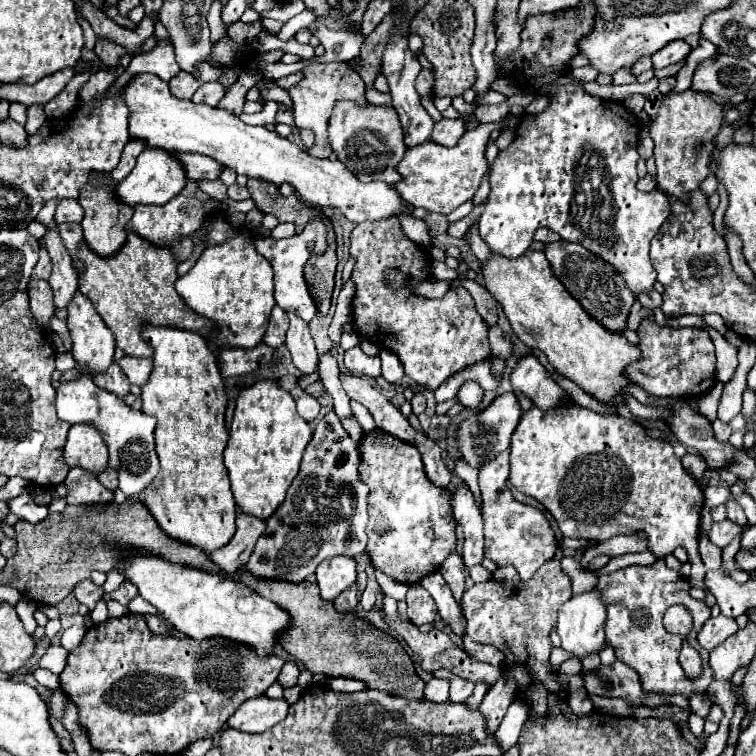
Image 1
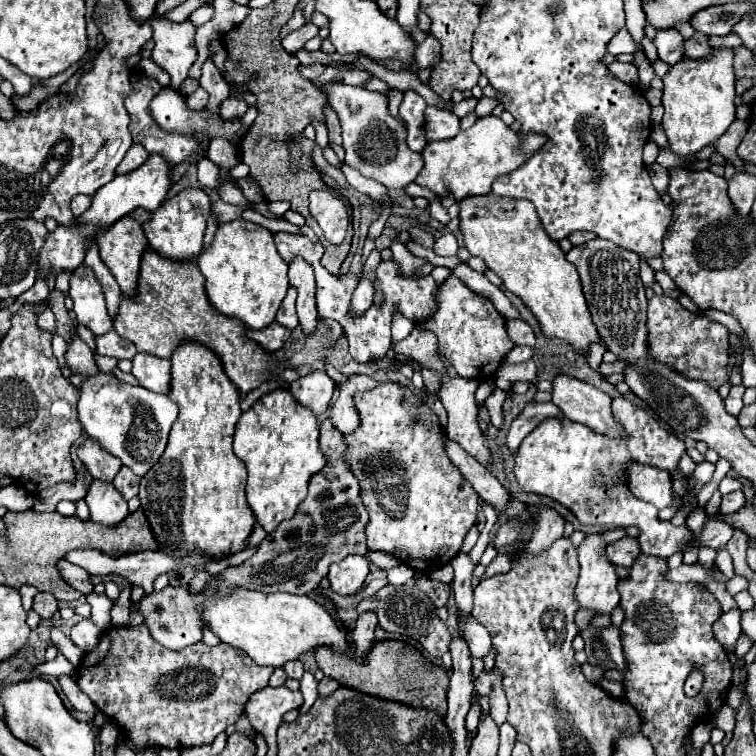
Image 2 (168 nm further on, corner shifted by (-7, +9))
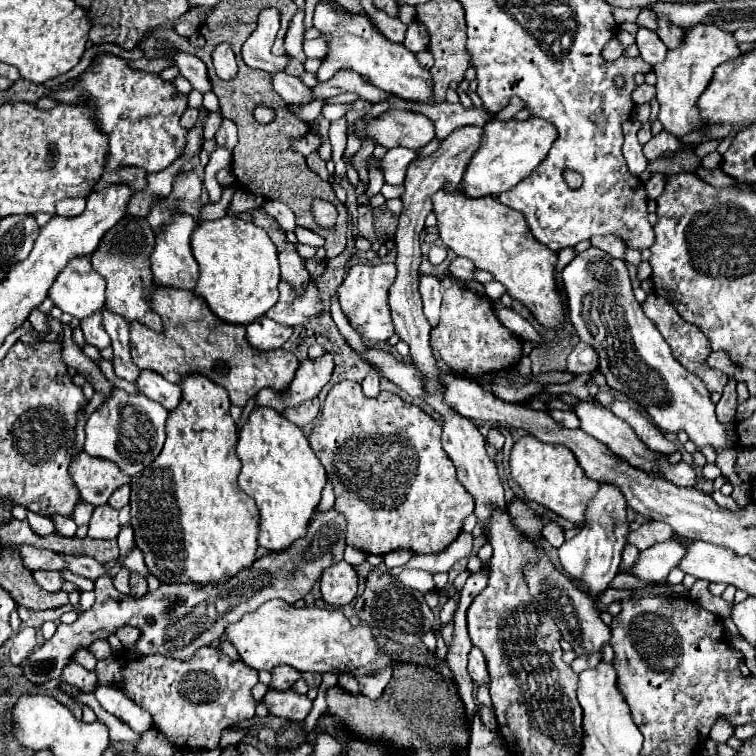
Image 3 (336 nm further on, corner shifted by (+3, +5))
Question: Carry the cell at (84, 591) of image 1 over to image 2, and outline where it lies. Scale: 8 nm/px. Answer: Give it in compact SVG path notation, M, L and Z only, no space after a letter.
M67 560L57 562L57 568L59 568L59 574L63 576L63 580L65 580L69 586L73 586L75 590L79 590L81 594L93 592L93 584L89 582L89 574L83 572L83 568L73 566L73 564L67 562Z

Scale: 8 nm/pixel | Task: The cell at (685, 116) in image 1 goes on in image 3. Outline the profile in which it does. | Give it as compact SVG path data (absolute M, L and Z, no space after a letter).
M697 24L687 32L685 42L677 50L671 50L663 62L653 66L653 72L657 74L657 102L659 102L657 118L663 124L665 132L673 134L675 138L683 138L685 134L691 134L705 126L701 118L701 110L697 108L697 100L711 82L713 70L723 62L737 58L737 54L741 52L731 32Z

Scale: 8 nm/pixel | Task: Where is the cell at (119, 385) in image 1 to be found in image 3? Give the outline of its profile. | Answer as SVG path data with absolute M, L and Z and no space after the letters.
M101 310L95 312L93 316L81 320L81 330L85 334L87 344L95 346L97 350L105 350L105 348L111 346L111 340L109 340L109 336L103 330L103 324L101 324Z

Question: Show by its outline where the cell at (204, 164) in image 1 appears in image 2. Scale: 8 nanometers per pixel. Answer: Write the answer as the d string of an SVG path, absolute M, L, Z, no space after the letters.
M133 72L133 74L131 74L131 86L133 86L133 92L131 92L131 94L127 96L127 100L125 100L125 108L127 108L129 118L131 118L129 132L131 132L131 136L133 136L133 142L135 142L135 144L141 144L149 154L159 154L159 156L163 156L171 166L173 166L173 164L181 164L183 160L189 160L189 158L195 154L197 140L195 140L193 136L187 136L187 134L163 132L163 130L157 126L157 122L153 120L153 116L151 116L149 104L151 104L151 100L159 94L161 84L159 84L155 78L145 76L143 72Z

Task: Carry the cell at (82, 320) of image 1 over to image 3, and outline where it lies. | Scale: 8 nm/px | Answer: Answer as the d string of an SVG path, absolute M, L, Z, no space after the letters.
M87 256L75 258L61 270L49 296L63 312L83 320L105 304L105 280L91 268Z

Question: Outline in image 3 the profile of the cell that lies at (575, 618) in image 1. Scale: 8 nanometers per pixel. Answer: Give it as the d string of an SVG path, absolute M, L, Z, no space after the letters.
M601 484L601 490L589 502L585 526L573 540L563 542L563 546L559 548L559 560L563 570L571 580L585 584L585 594L591 598L599 598L619 572L621 550L627 544L625 536L629 532L625 508L627 504L621 496L621 490L611 484Z

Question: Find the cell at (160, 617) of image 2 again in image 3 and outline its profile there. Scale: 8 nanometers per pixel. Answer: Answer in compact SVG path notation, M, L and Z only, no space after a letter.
M317 508L315 514L313 514L313 520L309 520L307 534L301 540L297 540L295 544L291 544L289 548L285 548L281 552L269 552L267 556L257 558L255 564L251 564L251 568L245 568L245 572L239 572L237 576L233 576L233 578L229 578L227 582L221 582L221 584L161 584L155 592L149 592L141 598L133 598L133 596L117 592L113 582L109 580L109 576L101 576L95 582L95 594L97 594L95 604L89 610L81 612L79 618L73 624L59 624L53 638L47 640L41 648L37 648L27 658L27 662L23 664L23 674L35 684L45 684L49 680L59 680L61 670L65 668L67 660L71 658L71 654L77 648L89 646L95 640L107 640L121 626L135 626L137 630L141 630L141 636L139 636L137 644L131 650L133 656L135 654L163 654L163 656L187 660L195 654L197 648L209 646L211 642L219 640L223 636L225 626L229 626L231 622L237 622L245 612L255 610L263 602L273 600L273 598L281 598L287 604L295 604L297 600L305 598L309 594L311 586L319 580L321 572L327 566L337 564L339 560L343 560L345 528L347 528L347 524L345 524L345 516L341 516L341 512L337 512L335 508L331 508L327 512L321 512Z

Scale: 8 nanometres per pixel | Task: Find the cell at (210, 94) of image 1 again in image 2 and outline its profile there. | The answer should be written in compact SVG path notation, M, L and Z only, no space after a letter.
M197 88L191 96L187 96L187 108L193 112L201 112L207 104L207 92L203 92L203 88Z

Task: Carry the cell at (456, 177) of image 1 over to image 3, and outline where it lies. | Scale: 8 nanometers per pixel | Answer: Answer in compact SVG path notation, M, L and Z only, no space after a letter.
M529 118L525 122L491 120L483 126L481 144L467 164L467 170L461 180L461 192L469 198L481 198L497 196L499 192L513 188L519 180L529 176L539 166L555 138L557 130L553 128L553 124L539 118Z

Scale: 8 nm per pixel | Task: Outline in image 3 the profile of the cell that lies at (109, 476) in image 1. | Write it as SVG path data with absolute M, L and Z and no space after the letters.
M125 484L125 486L121 486L121 488L117 488L117 492L113 492L113 496L109 498L109 506L113 506L113 508L123 508L123 506L127 506L127 502L129 502L129 486Z

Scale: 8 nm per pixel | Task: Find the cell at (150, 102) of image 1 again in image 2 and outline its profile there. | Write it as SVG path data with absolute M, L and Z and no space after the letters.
M163 88L159 96L151 102L151 114L159 128L165 132L187 132L199 136L205 132L207 136L225 136L231 138L239 130L239 120L223 122L221 116L207 116L207 112L191 112L185 106L185 96L175 92L173 88Z

